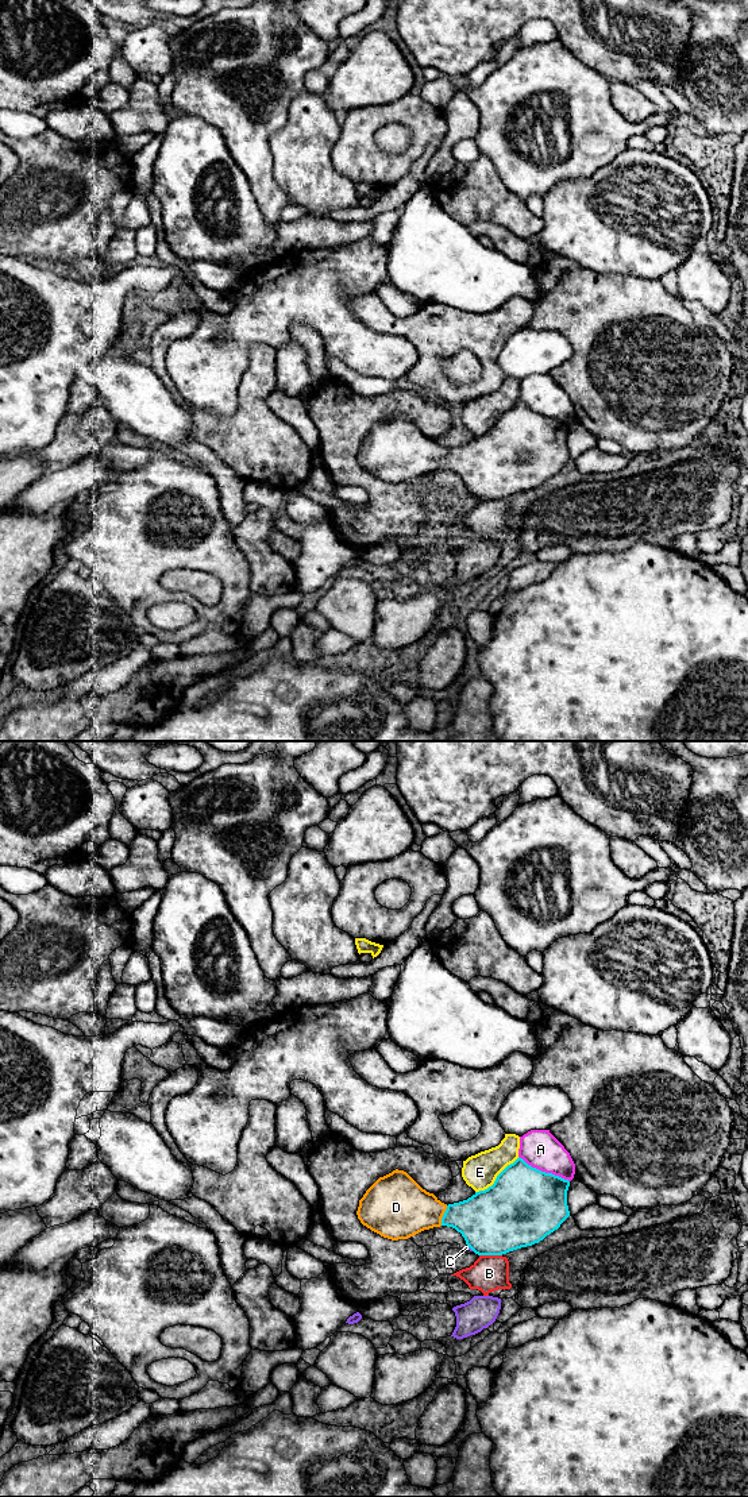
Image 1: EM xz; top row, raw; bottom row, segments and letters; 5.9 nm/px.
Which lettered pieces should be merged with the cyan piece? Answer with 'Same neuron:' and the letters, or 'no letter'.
Same neuron: D

